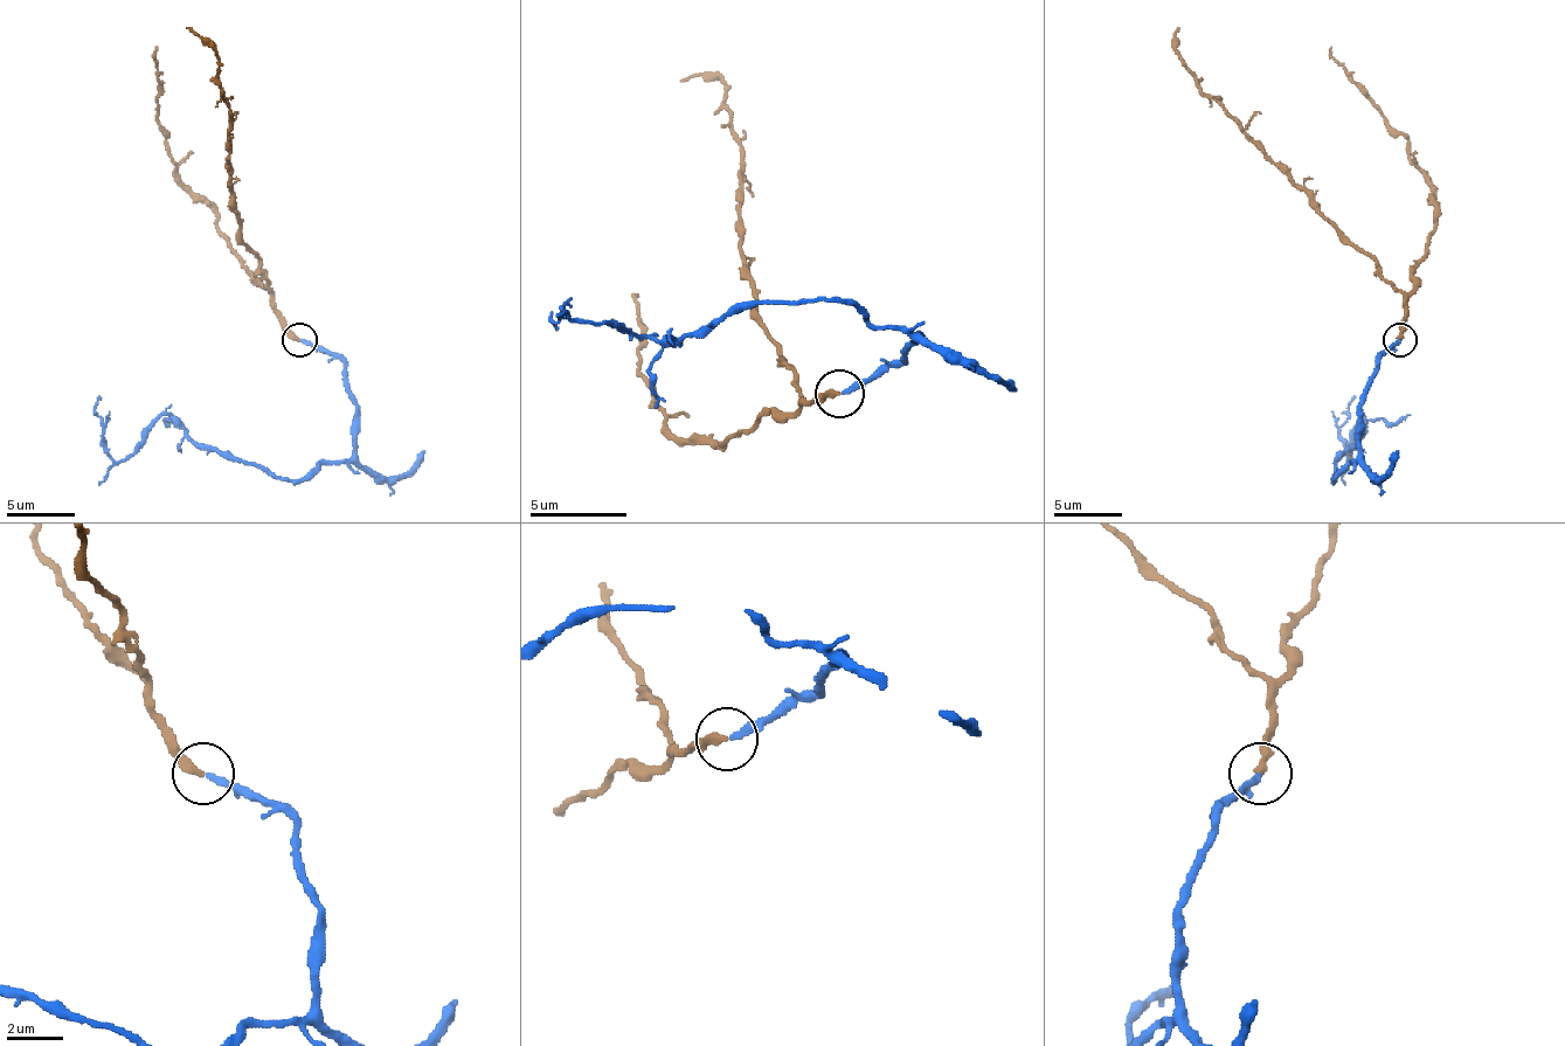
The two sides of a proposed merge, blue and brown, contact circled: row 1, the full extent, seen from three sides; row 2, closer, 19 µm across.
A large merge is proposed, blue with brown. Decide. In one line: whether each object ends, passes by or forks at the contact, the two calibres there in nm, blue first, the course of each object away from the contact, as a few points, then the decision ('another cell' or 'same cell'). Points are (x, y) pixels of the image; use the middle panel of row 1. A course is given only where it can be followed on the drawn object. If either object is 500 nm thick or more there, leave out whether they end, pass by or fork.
blue ends | brown ends | 240/280 nm | blue via (843, 394), (921, 337), (872, 326), (838, 303), (736, 307), (678, 341), (576, 321), (562, 307), (558, 332) | brown via (838, 394), (804, 400), (756, 317), (741, 249), (741, 143), (727, 113), (727, 84), (718, 75), (678, 80) | same cell

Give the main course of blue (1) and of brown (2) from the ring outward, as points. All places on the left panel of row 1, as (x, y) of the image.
1: (302, 340), (343, 364), (357, 450), (298, 480), (227, 459), (168, 415), (113, 459), (99, 395)
2: (298, 340), (275, 310), (275, 296), (240, 237), (230, 186), (230, 108), (220, 90), (220, 56), (185, 28)

